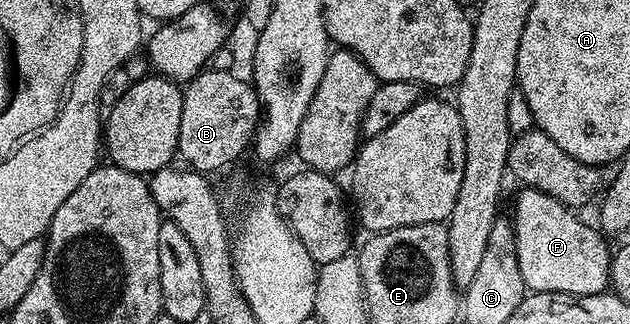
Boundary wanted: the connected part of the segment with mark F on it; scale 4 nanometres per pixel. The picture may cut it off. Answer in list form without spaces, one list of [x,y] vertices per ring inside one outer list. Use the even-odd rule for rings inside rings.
[[[526,187],[518,190],[515,197],[515,242],[517,243],[517,263],[521,267],[524,286],[533,293],[568,293],[569,295],[593,295],[604,292],[611,283],[611,254],[607,249],[608,238],[594,224],[579,221],[578,212],[562,205],[557,199],[536,189]]]

